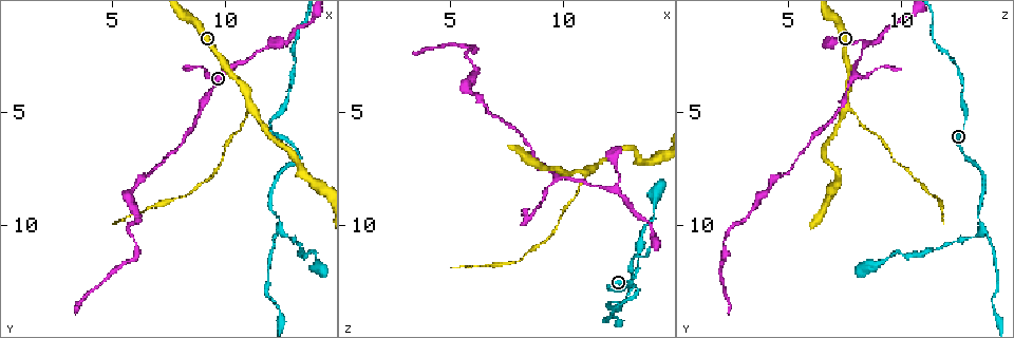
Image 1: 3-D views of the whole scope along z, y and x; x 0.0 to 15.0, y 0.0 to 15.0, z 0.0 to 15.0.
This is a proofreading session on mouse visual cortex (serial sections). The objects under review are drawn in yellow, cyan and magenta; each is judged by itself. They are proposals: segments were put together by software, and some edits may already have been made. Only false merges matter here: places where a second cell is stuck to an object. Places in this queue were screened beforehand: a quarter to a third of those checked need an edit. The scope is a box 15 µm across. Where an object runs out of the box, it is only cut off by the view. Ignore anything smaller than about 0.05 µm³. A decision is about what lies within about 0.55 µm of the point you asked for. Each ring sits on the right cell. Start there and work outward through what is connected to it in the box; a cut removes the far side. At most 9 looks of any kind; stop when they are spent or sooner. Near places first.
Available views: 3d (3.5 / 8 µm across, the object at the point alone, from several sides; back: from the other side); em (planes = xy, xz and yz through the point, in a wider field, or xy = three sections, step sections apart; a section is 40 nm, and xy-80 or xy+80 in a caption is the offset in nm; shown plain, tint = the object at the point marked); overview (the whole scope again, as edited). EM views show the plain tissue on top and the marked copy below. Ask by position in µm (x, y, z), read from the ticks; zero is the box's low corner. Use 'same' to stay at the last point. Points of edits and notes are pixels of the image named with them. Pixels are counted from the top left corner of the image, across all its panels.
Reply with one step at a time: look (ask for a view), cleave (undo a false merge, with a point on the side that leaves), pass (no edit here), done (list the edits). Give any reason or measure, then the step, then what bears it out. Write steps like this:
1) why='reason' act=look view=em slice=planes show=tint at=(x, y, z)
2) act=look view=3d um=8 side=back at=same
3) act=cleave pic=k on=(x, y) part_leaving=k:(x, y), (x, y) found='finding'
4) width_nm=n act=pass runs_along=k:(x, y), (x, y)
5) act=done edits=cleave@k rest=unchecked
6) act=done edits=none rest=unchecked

why='three-way junction' act=look view=3d um=3.5 side=back at=(12.2, 1.9, 8.5)

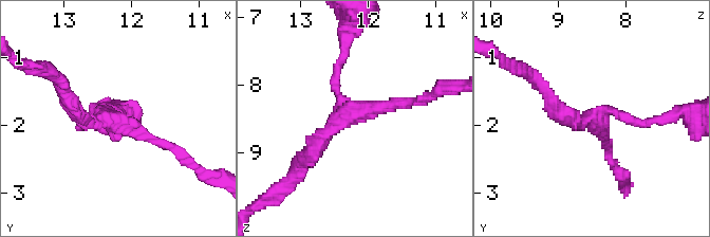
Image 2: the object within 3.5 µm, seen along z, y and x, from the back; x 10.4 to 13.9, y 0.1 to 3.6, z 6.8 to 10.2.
act=look view=em slice=xy step=5 show=tint at=(12.20, 1.95, 8.40)

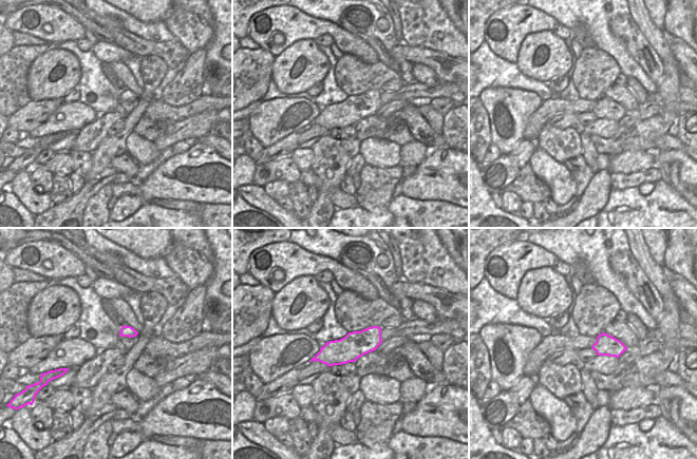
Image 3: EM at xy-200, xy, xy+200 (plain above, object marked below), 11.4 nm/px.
arms=3 act=pass runs_along=3:(378, 329), (347, 349), (317, 358) found='all the same cell'

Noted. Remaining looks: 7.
why='side arm on a straight run' act=look view=3d um=8 at=(11.2, 4.8, 7.6)

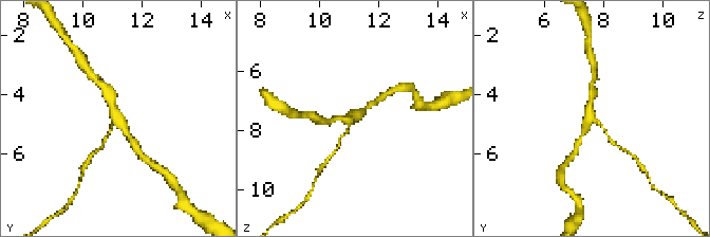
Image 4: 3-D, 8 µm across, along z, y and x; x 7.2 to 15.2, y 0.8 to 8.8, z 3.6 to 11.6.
act=look view=em slice=xy step=1 show=tint at=(11.2, 4.7, 7.6)

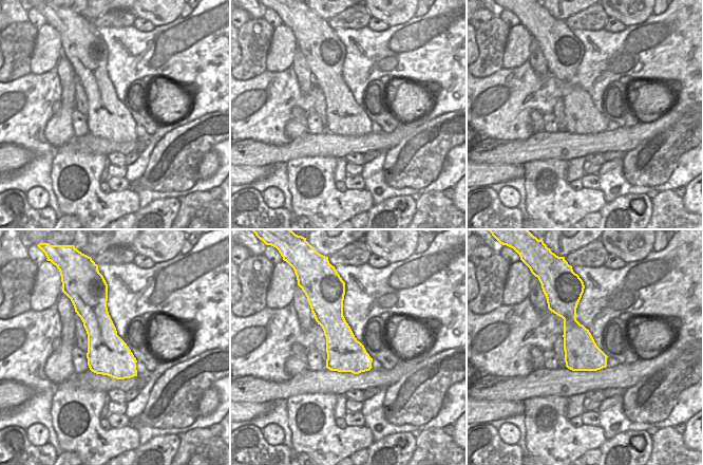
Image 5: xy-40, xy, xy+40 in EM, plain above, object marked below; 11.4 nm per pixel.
arms=3 act=pass runs_along=4:(104, 89), (131, 140) found='continuous, no second cell'

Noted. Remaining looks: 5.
why='abrupt turn' act=look view=3d um=3.5 at=(13.3, 7.0, 12.9)

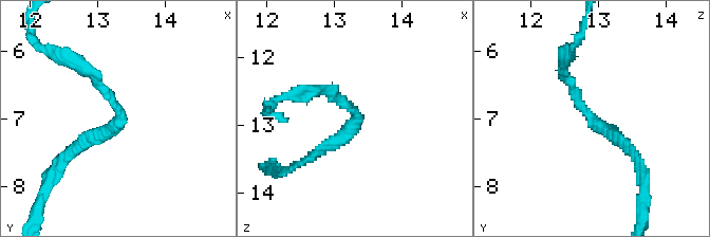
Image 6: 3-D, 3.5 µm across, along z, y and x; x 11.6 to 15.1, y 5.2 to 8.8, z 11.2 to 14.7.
arm_widths_nm=150,150 act=look view=em slice=xy step=5 show=tint at=(13.30, 7.05, 12.95)

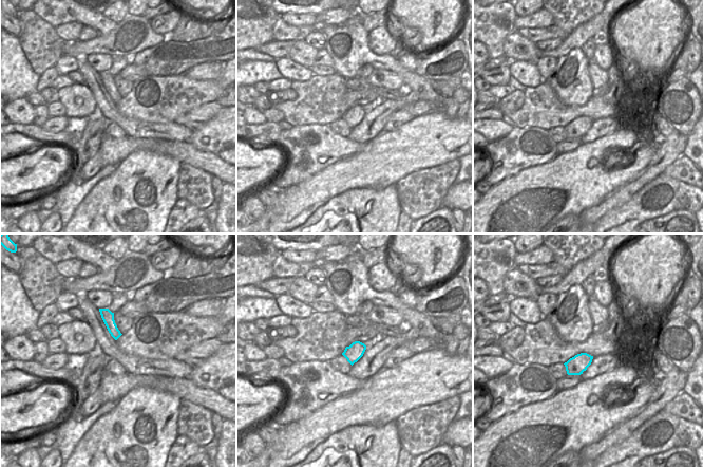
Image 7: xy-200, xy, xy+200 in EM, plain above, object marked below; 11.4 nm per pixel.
act=look view=em slice=planes show=tint at=same

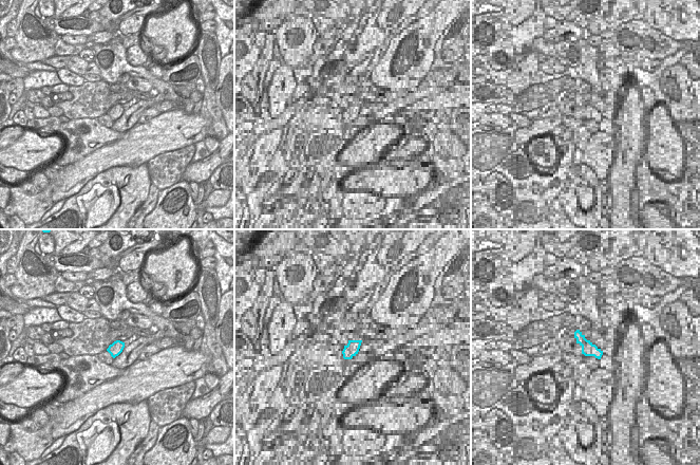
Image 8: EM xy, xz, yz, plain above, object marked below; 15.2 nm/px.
act=pass runs_along=6:(564, 68), (580, 104), (632, 152) found='all the same cell'

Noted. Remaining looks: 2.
why='thin neck' act=look view=3d um=3.5 at=(12.5, 10.2, 13.7)

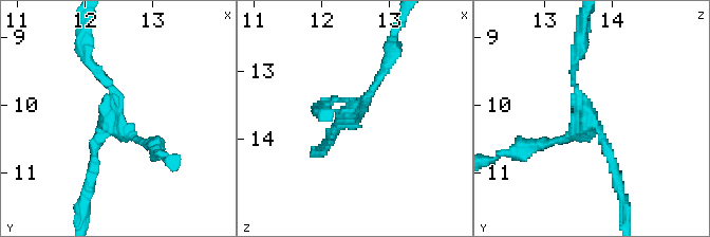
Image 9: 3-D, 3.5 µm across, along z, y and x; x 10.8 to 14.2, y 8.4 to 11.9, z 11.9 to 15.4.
arms=3 arm_widths_nm=150,150,150 act=look view=em slice=xy step=5 show=tint at=(12.45, 10.25, 13.60)

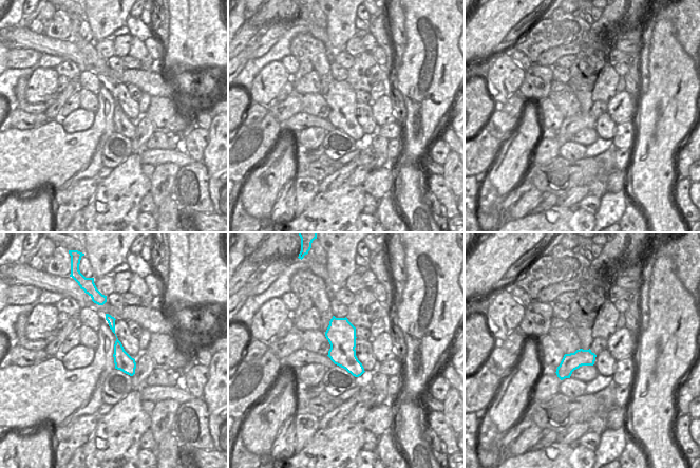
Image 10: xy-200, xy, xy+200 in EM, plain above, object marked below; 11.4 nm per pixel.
act=pass runs_along=10:(108, 317), (117, 338), (119, 355), (131, 372) found='all the same cell'

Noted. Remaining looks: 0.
act=done edits=none rest=unchecked

